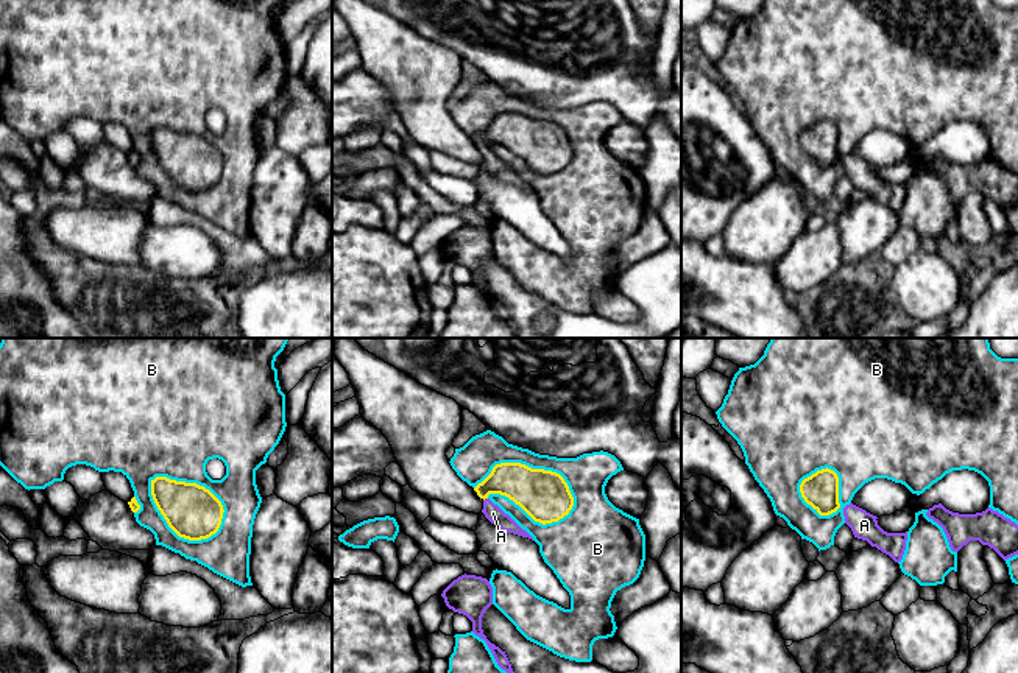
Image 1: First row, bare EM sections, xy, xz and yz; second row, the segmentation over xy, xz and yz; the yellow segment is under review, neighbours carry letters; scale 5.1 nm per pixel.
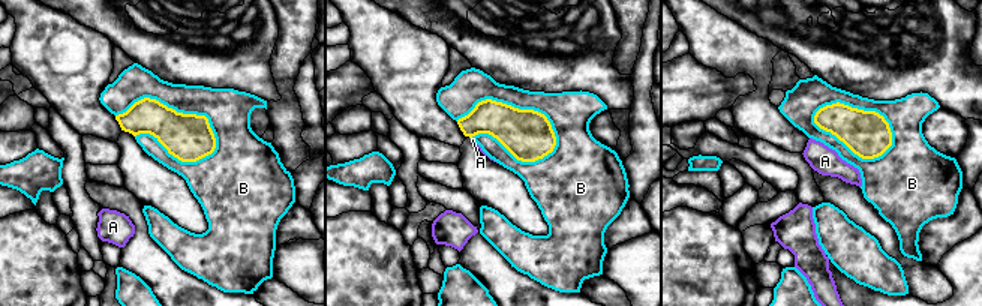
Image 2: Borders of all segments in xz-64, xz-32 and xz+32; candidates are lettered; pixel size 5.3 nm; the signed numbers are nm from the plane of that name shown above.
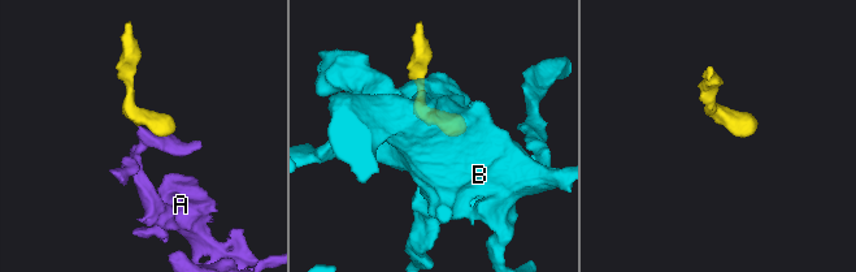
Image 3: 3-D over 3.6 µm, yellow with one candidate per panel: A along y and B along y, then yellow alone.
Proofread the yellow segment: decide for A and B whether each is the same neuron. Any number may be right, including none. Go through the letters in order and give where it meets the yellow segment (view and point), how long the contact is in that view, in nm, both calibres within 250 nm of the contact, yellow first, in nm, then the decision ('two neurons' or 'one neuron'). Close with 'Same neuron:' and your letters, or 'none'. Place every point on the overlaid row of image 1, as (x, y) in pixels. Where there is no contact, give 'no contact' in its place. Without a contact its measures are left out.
A: xz (485, 497) | 30 nm | 220/90 nm | one neuron
B: xz (530, 468) | 550 nm | 260/180 nm | two neurons
Same neuron: A

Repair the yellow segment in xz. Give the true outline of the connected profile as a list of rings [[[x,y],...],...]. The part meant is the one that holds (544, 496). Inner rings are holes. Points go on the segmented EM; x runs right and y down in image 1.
[[[521,463],[496,464],[491,474],[474,491],[483,500],[482,513],[497,528],[522,537],[533,537],[488,495],[500,494],[519,505],[535,522],[558,522],[574,506],[574,497],[564,478],[552,470],[532,469]]]

